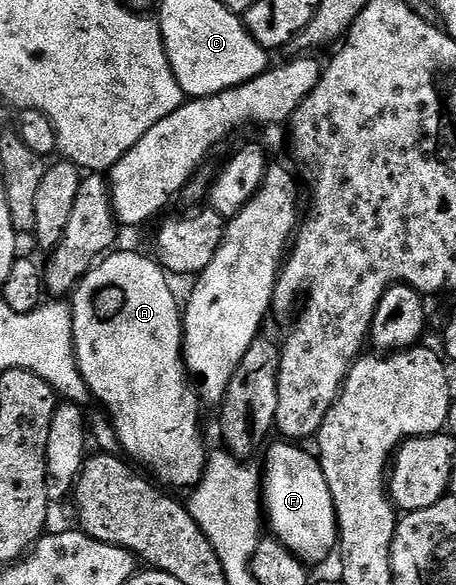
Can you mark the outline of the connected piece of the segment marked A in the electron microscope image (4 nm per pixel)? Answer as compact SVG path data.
M114 251L109 255L103 256L95 264L94 268L78 282L78 288L72 294L75 356L78 359L83 379L87 381L90 387L93 400L98 405L99 403L102 404L114 416L114 433L118 436L119 443L122 444L123 451L121 450L121 452L127 458L135 457L139 461L139 463L137 462L139 466L150 465L151 471L159 477L157 480L163 486L171 485L174 489L190 491L193 490L195 485L199 485L202 482L202 476L206 471L208 460L208 448L206 449L206 441L202 438L202 409L204 410L204 405L200 400L197 388L192 384L190 374L186 371L186 362L182 356L182 318L184 316L184 309L180 301L174 298L173 291L170 290L171 278L166 270L158 264L157 260L150 258L149 261L148 258L141 257L138 253L118 252Z

